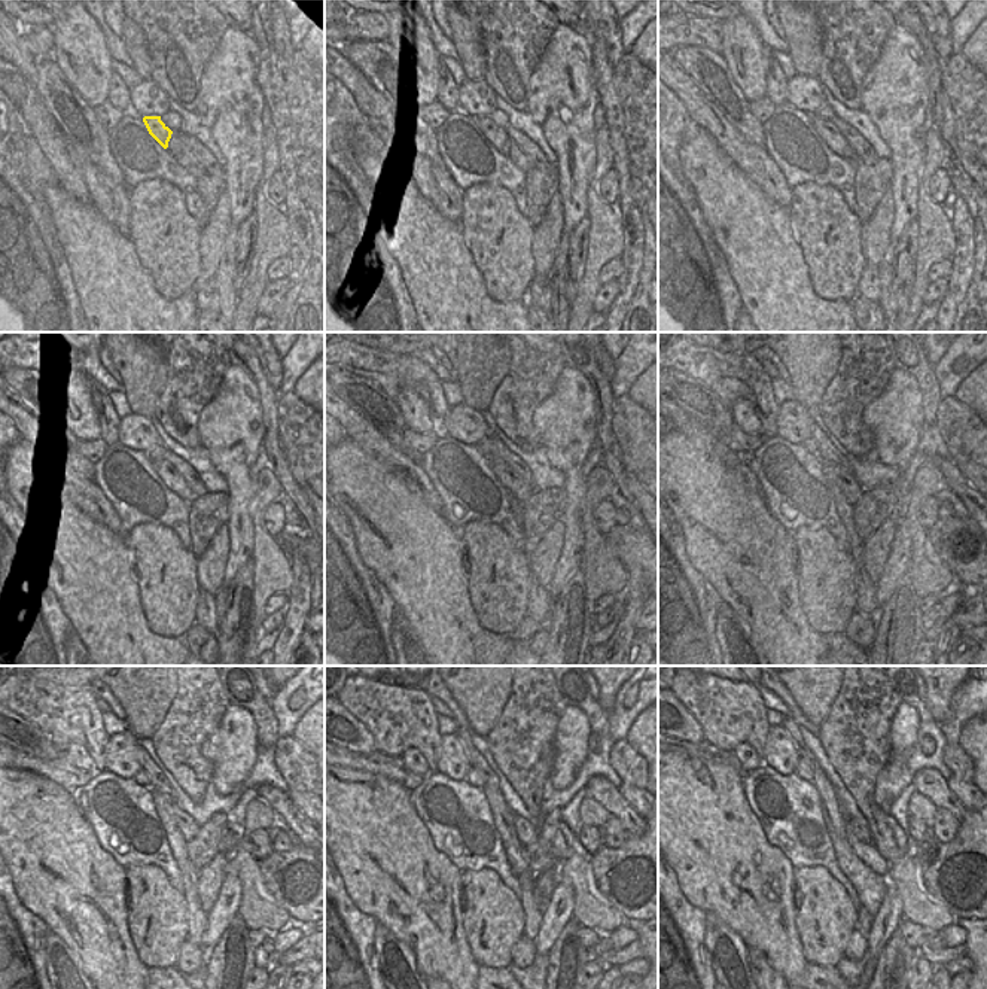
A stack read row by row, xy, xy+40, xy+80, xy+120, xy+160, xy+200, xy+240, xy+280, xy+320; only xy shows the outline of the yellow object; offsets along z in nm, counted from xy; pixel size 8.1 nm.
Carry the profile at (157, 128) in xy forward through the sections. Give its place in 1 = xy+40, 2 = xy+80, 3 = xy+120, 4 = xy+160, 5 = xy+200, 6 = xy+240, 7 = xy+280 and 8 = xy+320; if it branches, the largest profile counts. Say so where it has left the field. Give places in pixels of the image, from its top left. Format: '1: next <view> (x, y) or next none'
1: next xy+40 (497, 136)
2: next xy+80 (829, 134)
3: next xy+120 (168, 474)
4: next xy+160 (521, 490)
5: next xy+200 (841, 475)
6: next xy+240 (188, 827)
7: next xy+280 (526, 833)
8: next xy+320 (862, 833)

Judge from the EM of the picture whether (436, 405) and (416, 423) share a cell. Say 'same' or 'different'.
different

